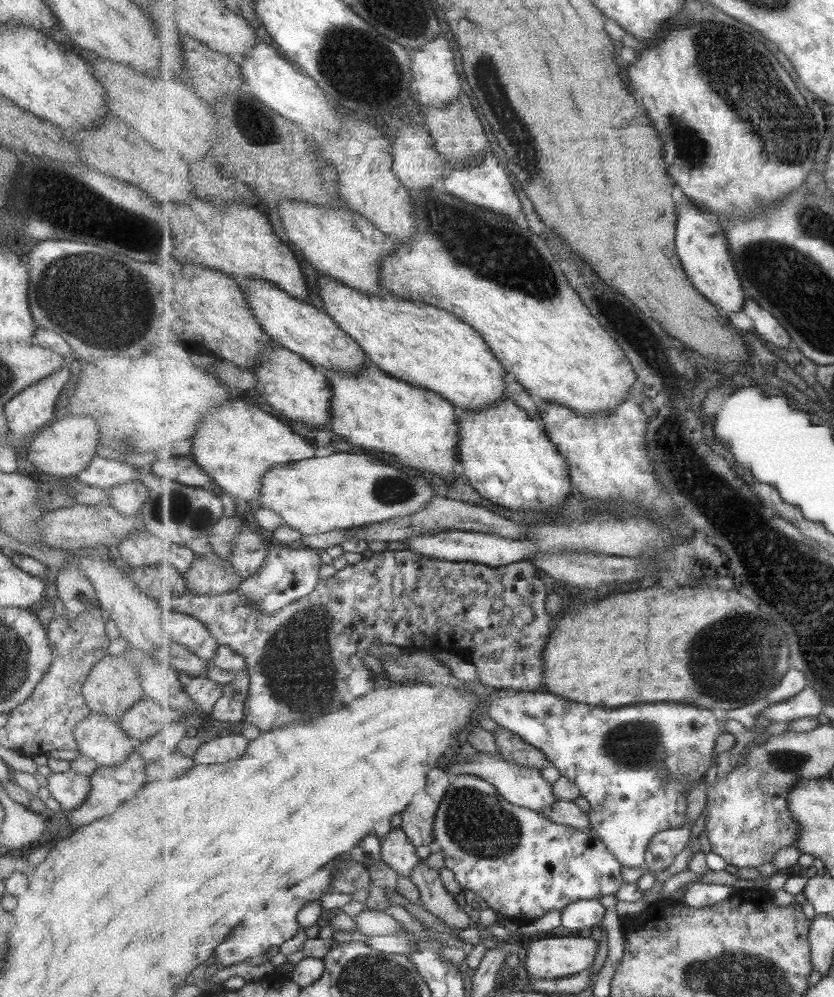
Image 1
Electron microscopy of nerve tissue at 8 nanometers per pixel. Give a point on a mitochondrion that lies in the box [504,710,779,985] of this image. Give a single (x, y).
(637, 743)

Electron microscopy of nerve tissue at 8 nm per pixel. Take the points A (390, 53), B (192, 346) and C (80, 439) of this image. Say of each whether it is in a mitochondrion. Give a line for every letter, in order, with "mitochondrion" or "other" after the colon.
A: other
B: other
C: other

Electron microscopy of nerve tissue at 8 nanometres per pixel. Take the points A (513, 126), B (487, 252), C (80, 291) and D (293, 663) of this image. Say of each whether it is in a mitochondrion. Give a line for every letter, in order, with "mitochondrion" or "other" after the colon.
A: mitochondrion
B: mitochondrion
C: mitochondrion
D: mitochondrion

